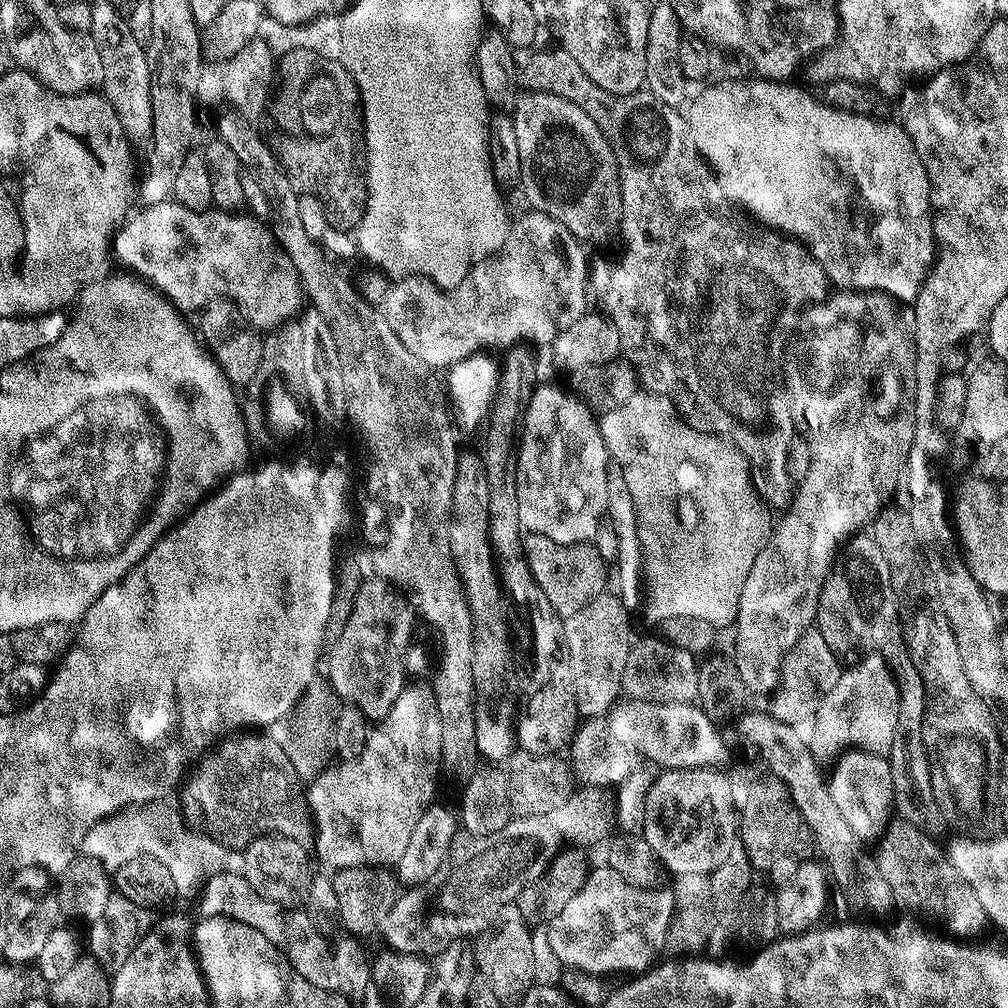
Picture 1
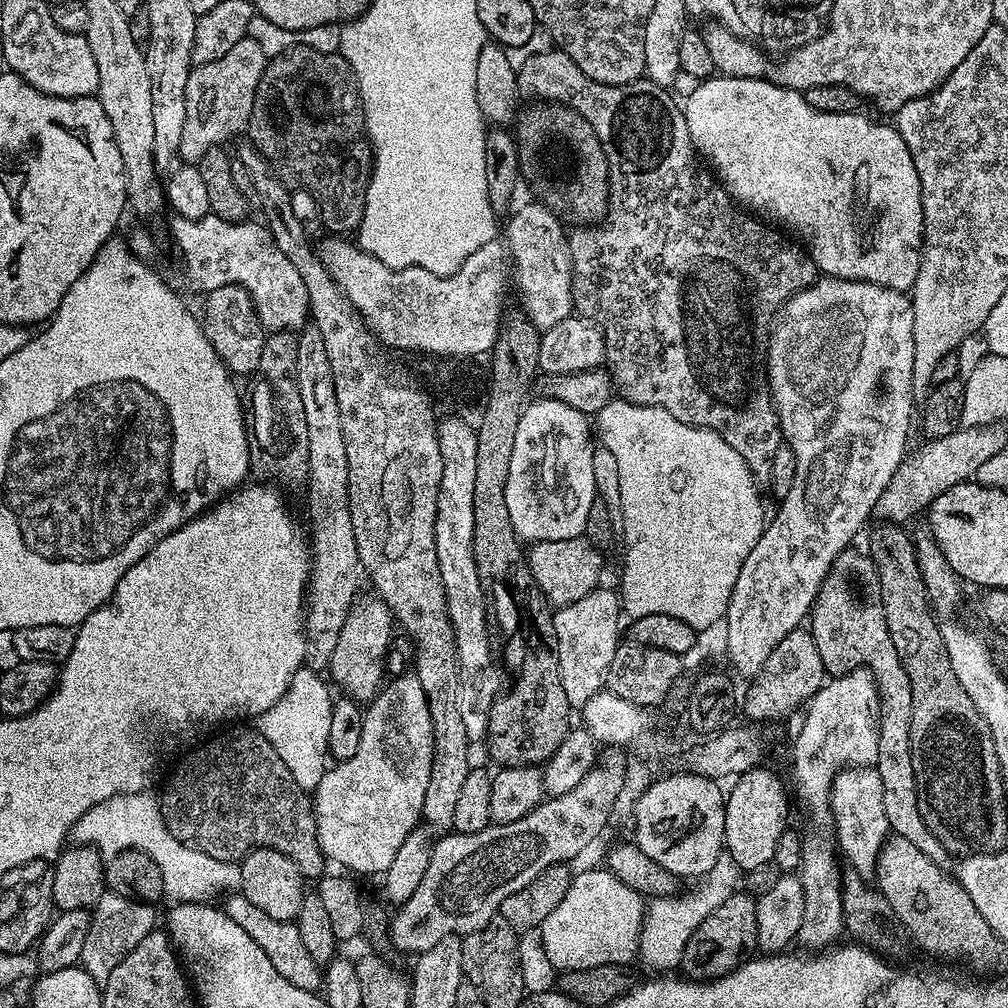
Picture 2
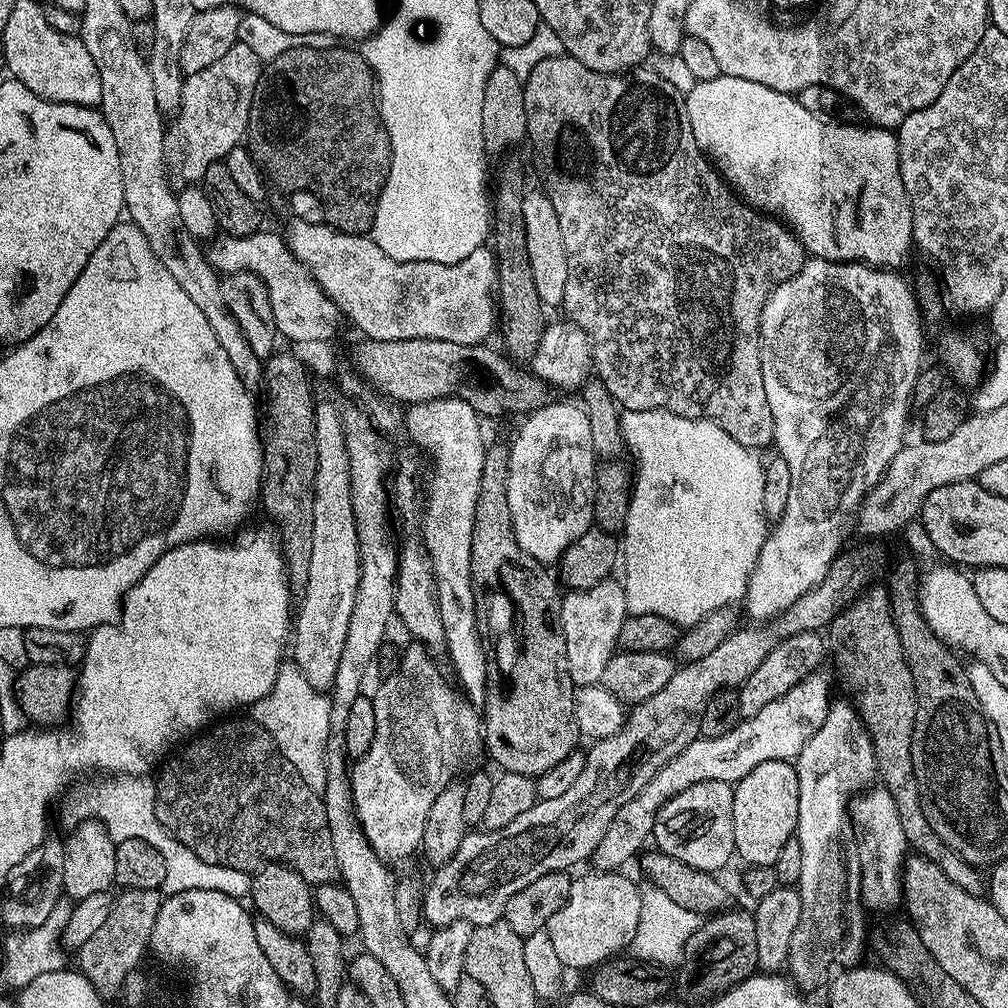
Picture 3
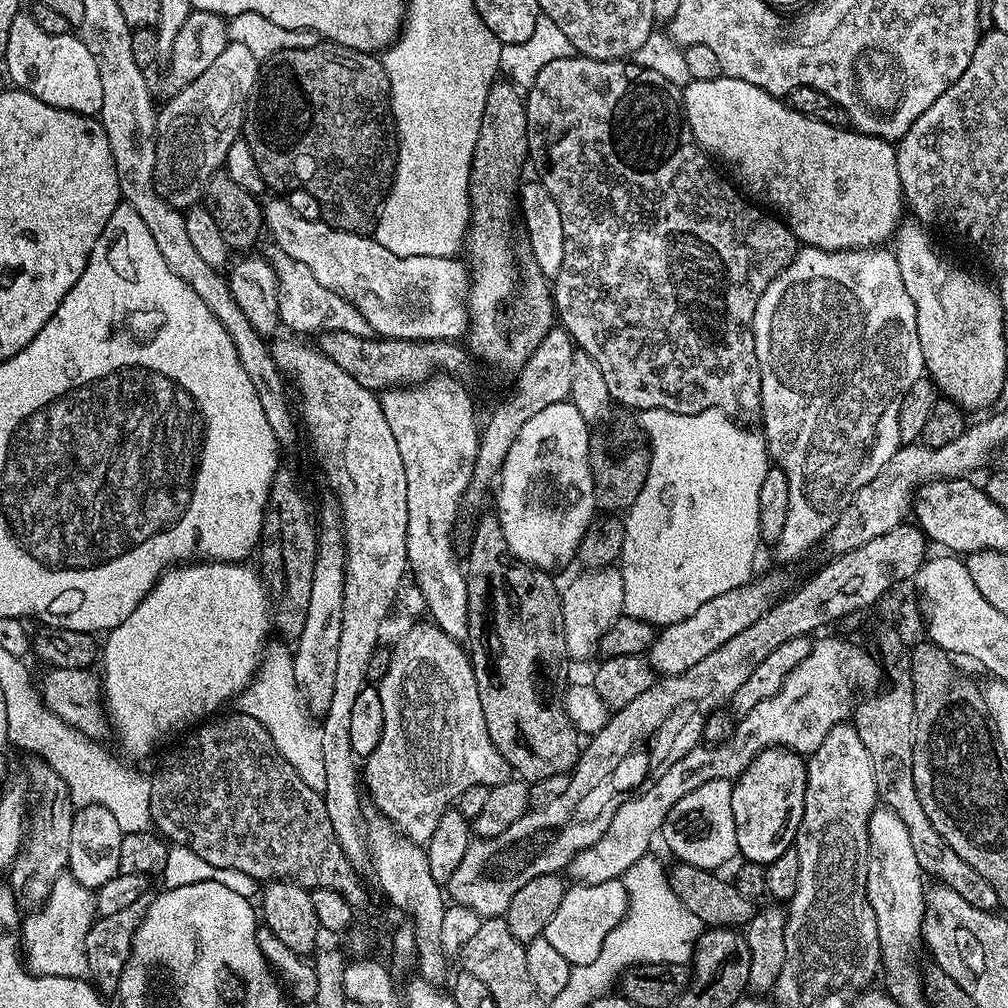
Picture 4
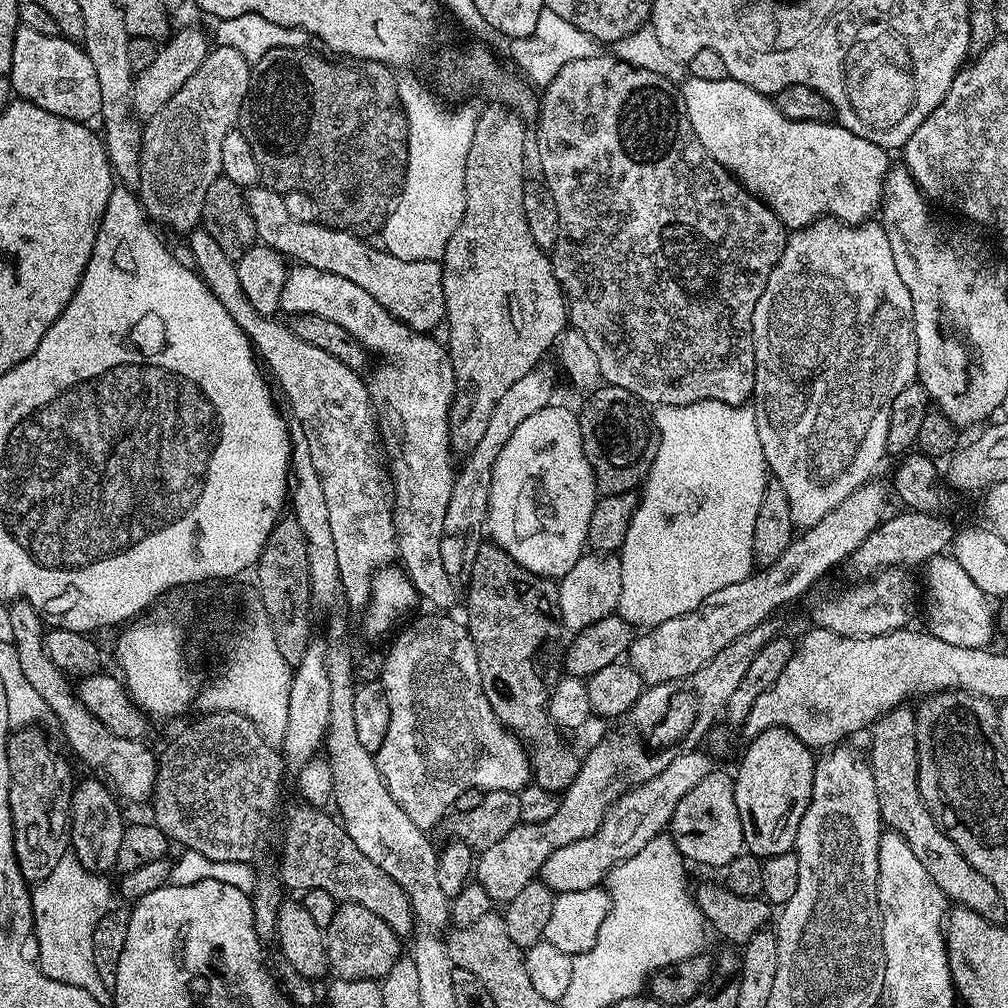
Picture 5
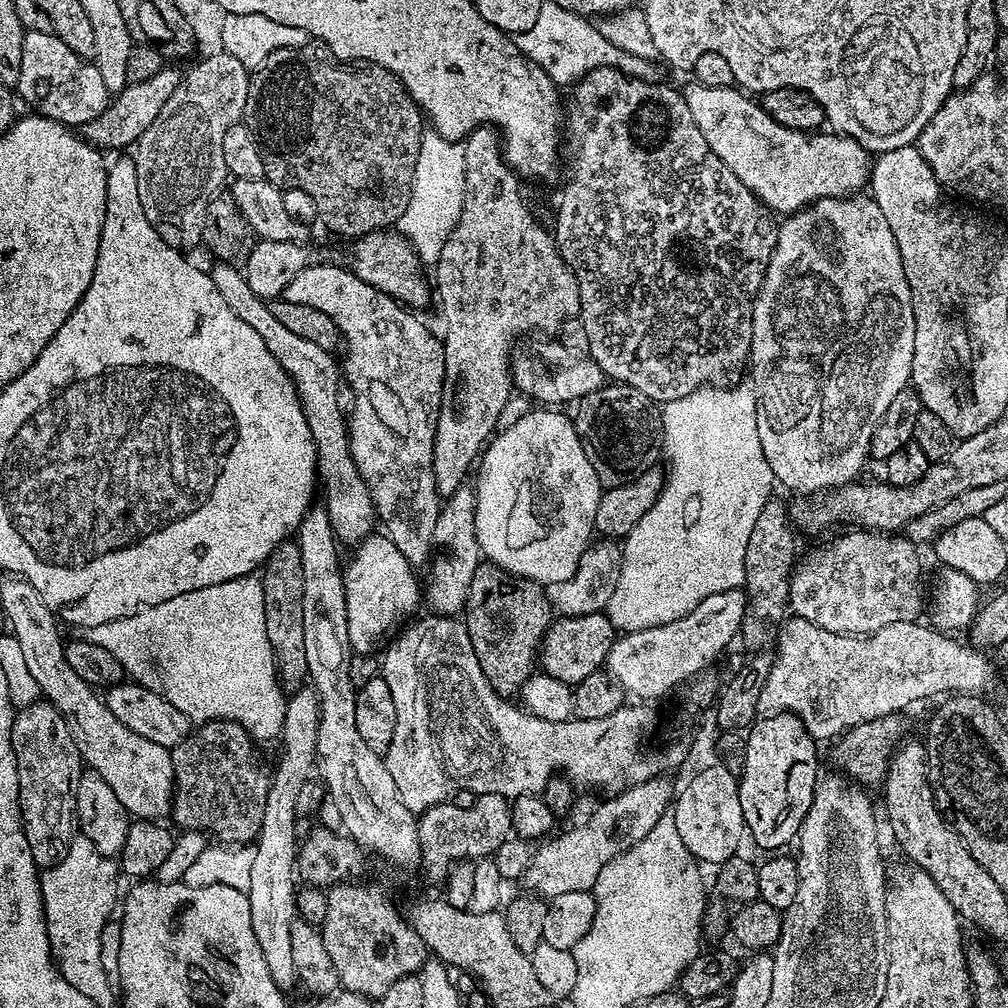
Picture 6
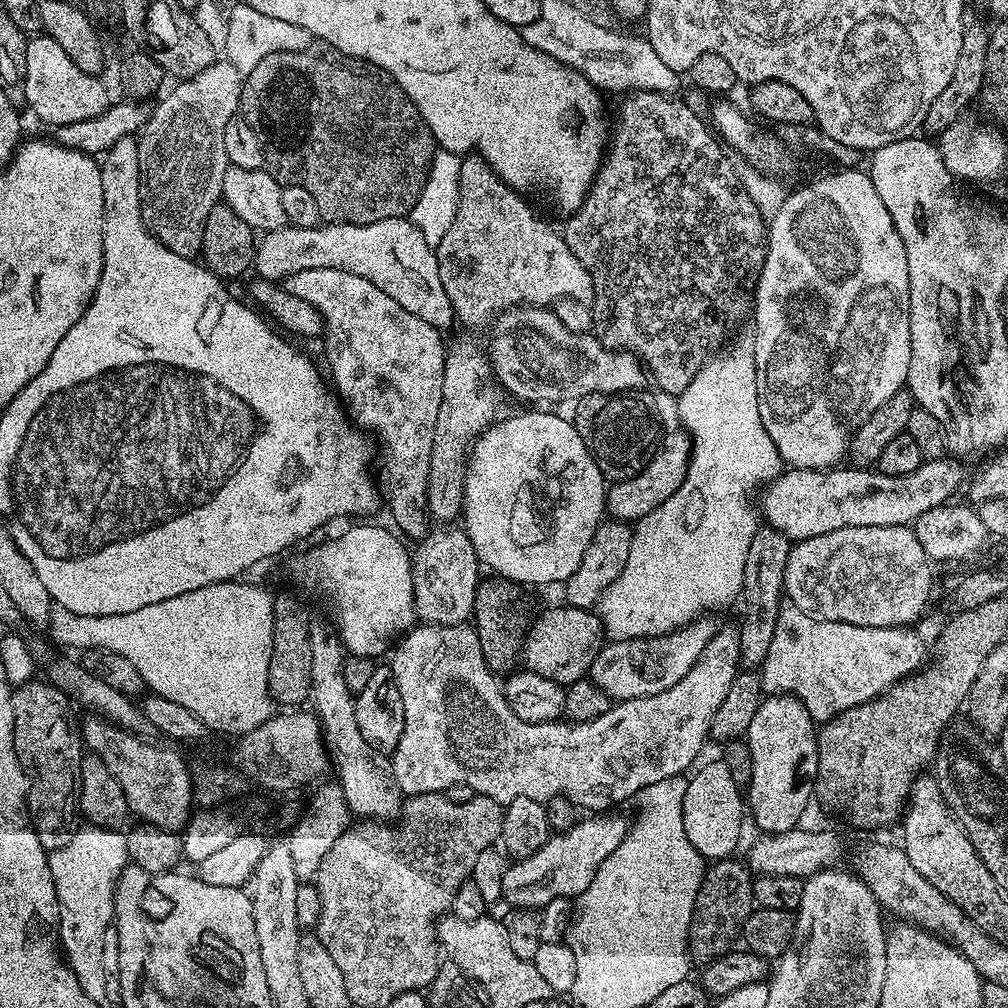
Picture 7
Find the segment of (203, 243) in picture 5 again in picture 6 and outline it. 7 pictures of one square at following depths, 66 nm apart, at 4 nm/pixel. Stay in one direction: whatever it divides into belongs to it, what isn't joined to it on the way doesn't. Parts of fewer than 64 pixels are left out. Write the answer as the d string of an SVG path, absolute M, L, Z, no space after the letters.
M219 262L213 263L213 265L213 268L210 268L210 275L214 286L218 286L218 294L222 294L222 299L226 301L226 306L230 306L230 310L234 310L234 314L238 314L238 318L242 318L242 322L247 322L249 326L254 326L254 330L258 330L259 336L266 342L266 348L274 354L274 358L278 358L278 362L287 370L288 377L292 379L292 384L296 387L296 393L300 396L300 405L306 422L310 426L310 434L316 447L316 471L319 481L322 483L322 492L324 488L325 501L323 500L323 503L328 509L328 517L332 523L332 529L336 531L337 541L344 543L345 540L349 546L359 544L367 536L373 535L375 528L372 527L377 527L378 517L370 490L352 457L348 441L346 412L345 409L344 412L340 409L342 368L337 357L333 353L322 350L322 346L317 346L315 342L310 342L307 338L301 338L299 334L286 330L286 326L282 326L282 322L278 322L278 318L274 318L274 314L270 314L266 301L258 294L254 294L254 290L250 290L250 282L246 282L243 271L237 265Z

